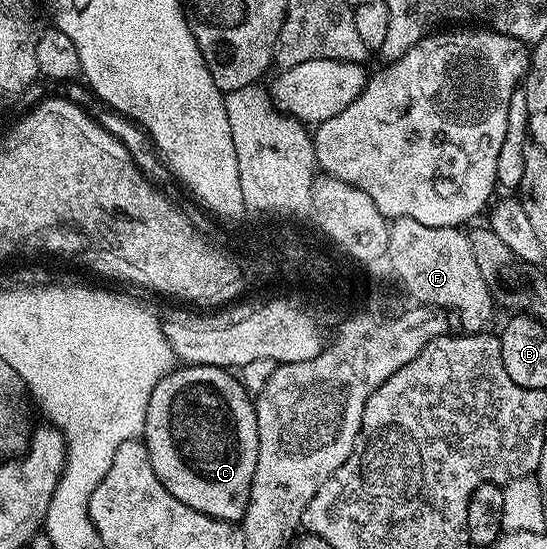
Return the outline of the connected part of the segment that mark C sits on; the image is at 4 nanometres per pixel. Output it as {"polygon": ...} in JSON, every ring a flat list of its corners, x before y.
{"polygon":[[183,363,166,373,161,383,153,387,153,395,149,395,141,440,149,451,157,479,161,479,161,483,165,483,171,494,185,503,185,507,193,507,193,511,201,511,213,519,242,522,253,475,257,471,259,432,252,394,243,388,242,381,234,372,212,365]]}

